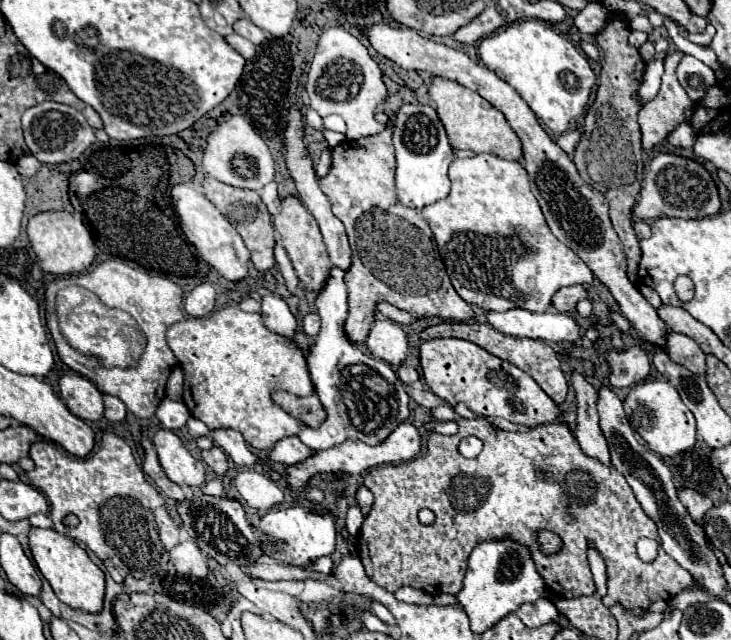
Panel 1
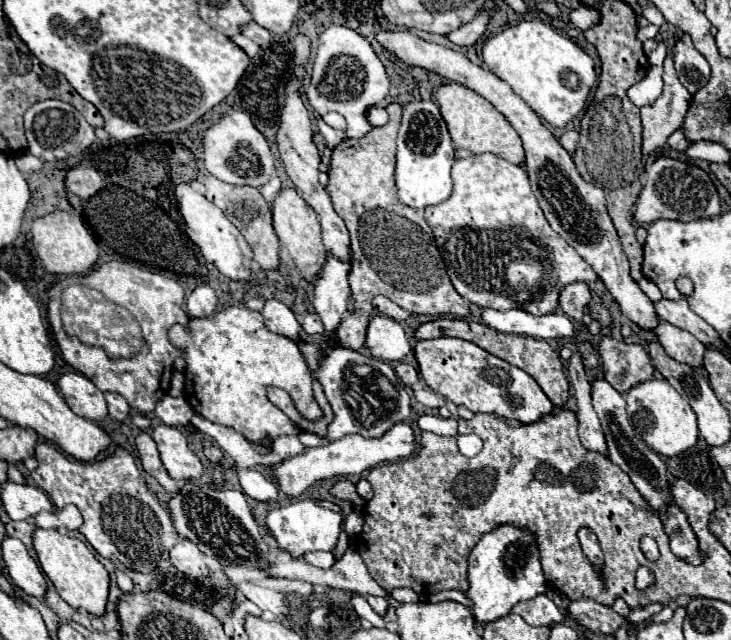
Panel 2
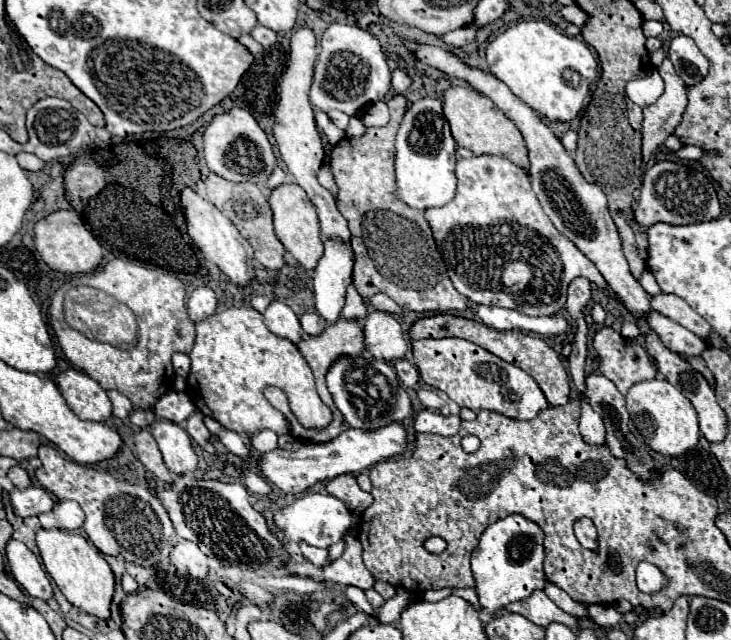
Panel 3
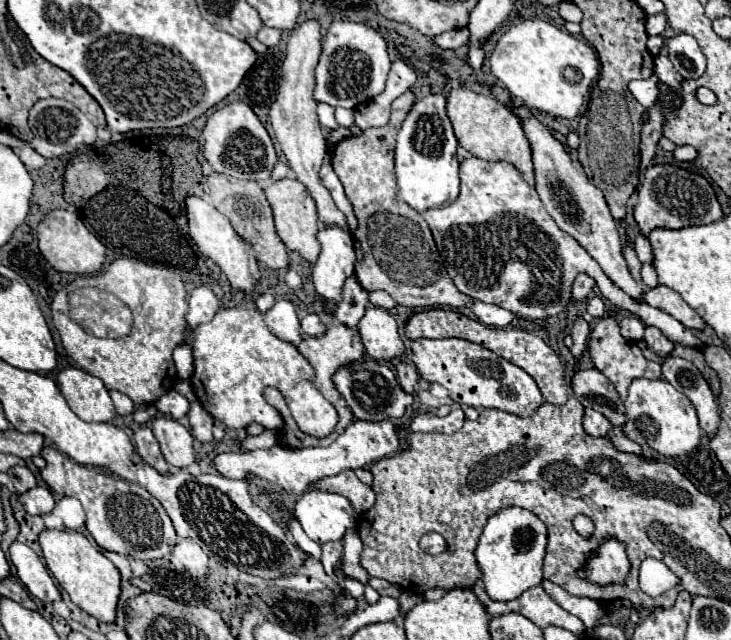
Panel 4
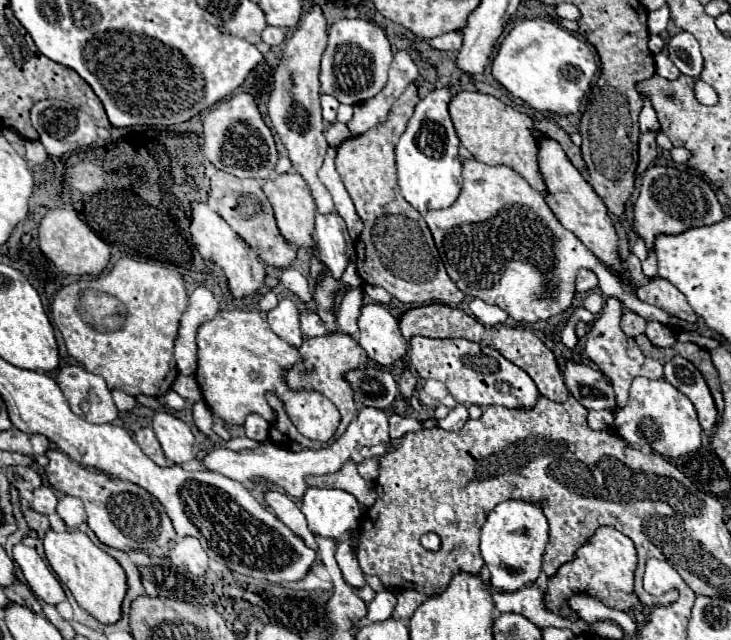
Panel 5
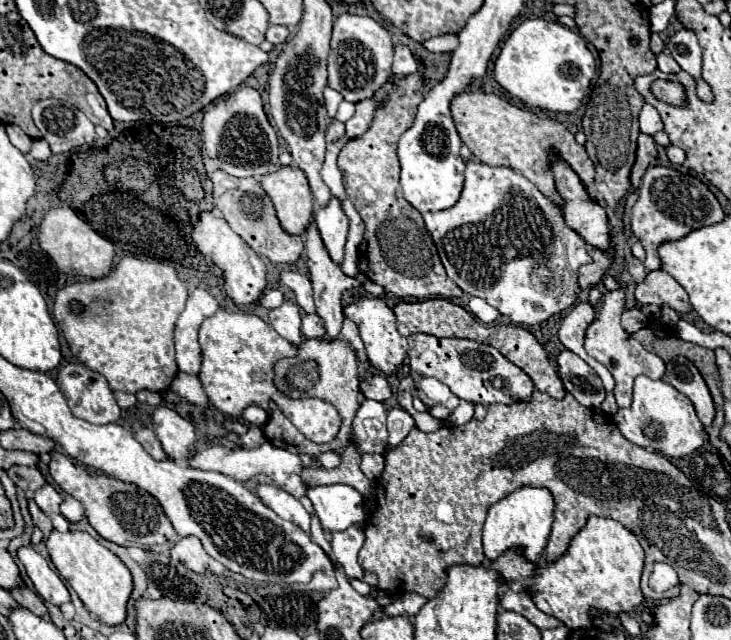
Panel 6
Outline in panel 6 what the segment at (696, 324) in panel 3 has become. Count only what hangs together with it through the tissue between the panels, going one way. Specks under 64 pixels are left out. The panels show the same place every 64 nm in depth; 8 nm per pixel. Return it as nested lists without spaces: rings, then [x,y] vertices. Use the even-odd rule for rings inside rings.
[[[652,270],[648,272],[646,280],[642,284],[636,286],[636,308],[642,308],[646,304],[670,304],[676,312],[688,312],[690,310],[690,302],[688,302],[688,294],[684,292],[684,288],[680,288],[680,284],[676,284],[676,280],[672,280],[672,276],[668,276],[668,272],[664,270]]]

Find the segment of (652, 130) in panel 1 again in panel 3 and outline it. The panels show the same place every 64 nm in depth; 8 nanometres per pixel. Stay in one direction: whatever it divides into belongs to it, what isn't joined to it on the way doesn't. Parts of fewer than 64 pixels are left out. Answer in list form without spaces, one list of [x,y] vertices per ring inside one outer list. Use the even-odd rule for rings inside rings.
[[[664,58],[658,66],[658,72],[666,84],[664,94],[652,104],[644,108],[644,122],[642,122],[642,158],[644,164],[650,160],[652,152],[664,144],[664,140],[674,132],[674,128],[682,120],[687,103],[687,89],[674,72],[672,62]]]

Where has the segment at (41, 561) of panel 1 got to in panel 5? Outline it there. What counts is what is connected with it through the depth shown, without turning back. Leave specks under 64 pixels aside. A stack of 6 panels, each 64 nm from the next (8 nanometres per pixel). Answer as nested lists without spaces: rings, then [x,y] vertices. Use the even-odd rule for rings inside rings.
[[[48,530],[44,536],[46,558],[58,576],[58,580],[70,588],[76,602],[102,624],[116,624],[122,618],[122,600],[128,592],[128,580],[124,568],[100,546],[96,546],[88,534],[80,530],[66,530],[62,534]]]

